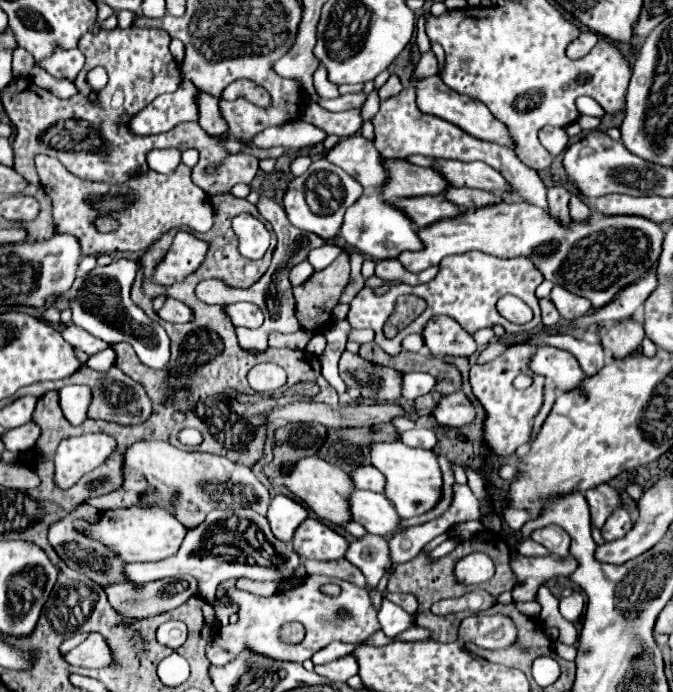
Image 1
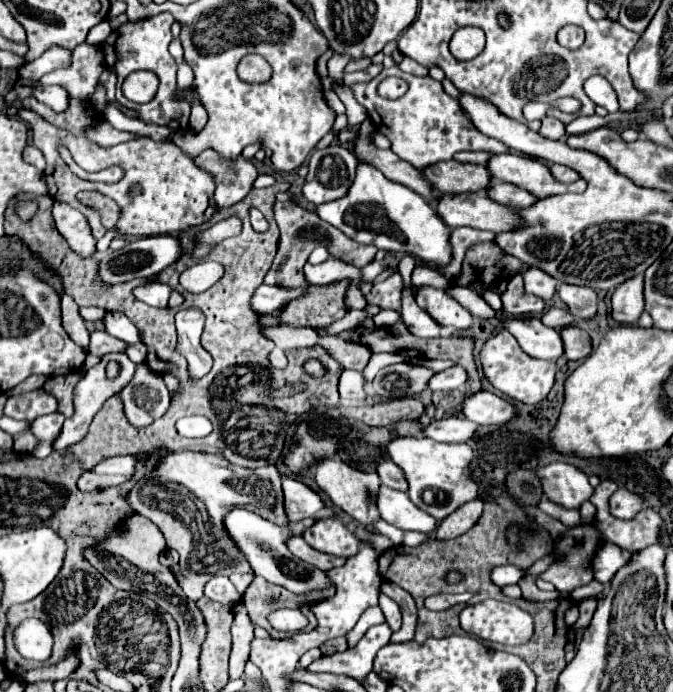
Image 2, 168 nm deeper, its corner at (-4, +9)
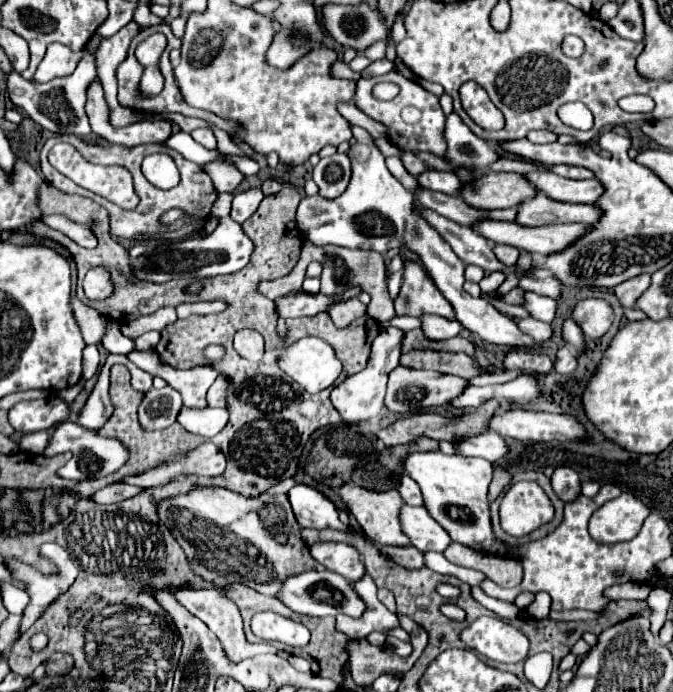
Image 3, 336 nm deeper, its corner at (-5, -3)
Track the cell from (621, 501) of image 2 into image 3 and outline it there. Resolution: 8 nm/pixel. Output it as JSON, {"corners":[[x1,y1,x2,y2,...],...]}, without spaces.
{"corners":[[621,494,593,512,589,520,589,534,599,542,625,542,641,530,647,516,649,508,643,502,639,502,633,494]]}

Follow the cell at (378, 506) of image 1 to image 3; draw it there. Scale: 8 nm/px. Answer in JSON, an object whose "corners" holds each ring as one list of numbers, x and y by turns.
{"corners":[[401,506,399,524,405,536,409,536,409,542,421,552,443,552,451,542,449,534,427,514,423,506]]}

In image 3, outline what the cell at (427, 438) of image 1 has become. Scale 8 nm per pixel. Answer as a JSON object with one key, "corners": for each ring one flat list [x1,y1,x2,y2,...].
{"corners":[[481,432,481,436,469,436,465,440,455,440,459,454,463,456,481,456,489,462,495,462,505,456,505,440,493,432]]}

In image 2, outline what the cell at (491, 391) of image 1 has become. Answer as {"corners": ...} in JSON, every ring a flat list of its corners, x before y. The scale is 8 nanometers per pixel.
{"corners":[[498,332,494,334,482,348,482,366,484,366,484,374,486,378,506,396,524,402,524,404,538,404,540,400,546,398,546,394,550,392,552,384,554,384,554,372,556,372,556,364,550,360,538,360,528,356,526,352,522,352,522,348,518,346,516,338,510,332]]}

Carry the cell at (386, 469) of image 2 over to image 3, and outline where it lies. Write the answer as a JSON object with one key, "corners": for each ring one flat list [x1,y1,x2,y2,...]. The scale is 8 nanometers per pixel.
{"corners":[[403,476,403,478,401,478,397,492,401,494,403,502,409,504,409,506,421,506,421,504,423,504,421,490,419,490,419,486,417,486,409,476]]}

